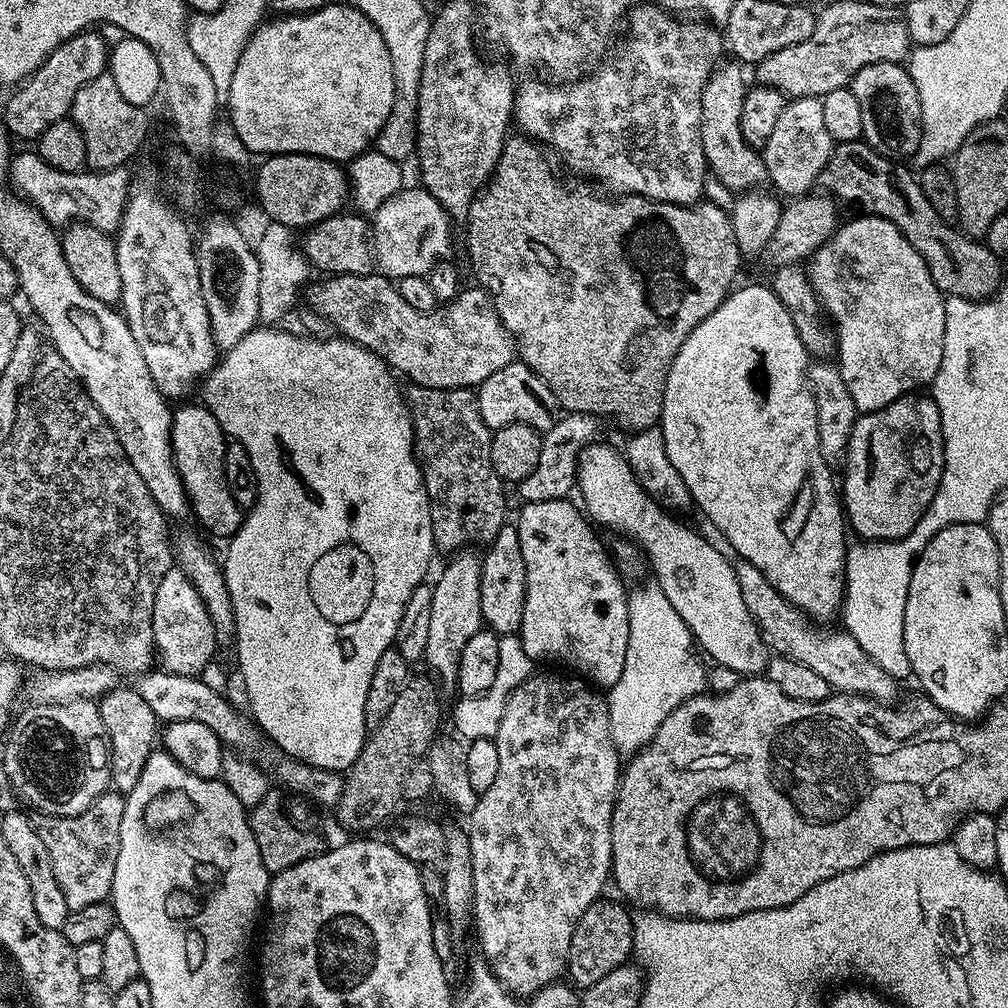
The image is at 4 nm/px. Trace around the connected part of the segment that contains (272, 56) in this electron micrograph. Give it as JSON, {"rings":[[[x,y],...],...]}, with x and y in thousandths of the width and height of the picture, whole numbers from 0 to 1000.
{"rings":[[[343,2],[337,4],[322,3],[321,7],[313,12],[301,12],[298,15],[278,14],[265,22],[259,23],[240,50],[236,65],[233,66],[232,78],[229,80],[226,102],[224,104],[225,118],[230,120],[232,129],[236,129],[236,137],[246,146],[247,152],[262,151],[258,153],[277,153],[291,151],[314,155],[320,159],[334,161],[348,161],[358,151],[363,151],[370,146],[369,138],[383,127],[387,117],[387,109],[391,105],[393,96],[393,78],[389,72],[389,59],[387,50],[383,50],[383,42],[379,42],[379,34],[375,34],[375,26],[363,18],[355,9],[347,7]]]}

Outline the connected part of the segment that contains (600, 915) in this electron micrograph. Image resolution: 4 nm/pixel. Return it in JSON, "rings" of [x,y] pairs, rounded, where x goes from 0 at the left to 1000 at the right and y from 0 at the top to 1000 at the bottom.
{"rings":[[[596,891],[590,893],[573,911],[573,919],[569,923],[569,931],[565,931],[565,946],[562,968],[572,981],[578,982],[589,978],[605,962],[613,962],[613,958],[624,955],[627,943],[628,906],[618,901],[618,896],[610,897],[607,893]]]}

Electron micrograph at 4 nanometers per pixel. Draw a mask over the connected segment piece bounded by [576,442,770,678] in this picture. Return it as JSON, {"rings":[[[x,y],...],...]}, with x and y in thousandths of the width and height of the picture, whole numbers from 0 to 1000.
{"rings":[[[595,439],[582,440],[575,448],[575,457],[571,459],[571,484],[573,492],[575,488],[579,495],[578,507],[588,517],[593,516],[605,524],[620,528],[623,531],[620,533],[634,541],[641,551],[645,567],[651,570],[650,578],[660,587],[669,604],[673,605],[677,616],[687,626],[689,638],[696,644],[699,652],[703,651],[703,656],[724,661],[724,665],[733,667],[738,673],[757,668],[762,661],[764,644],[758,639],[744,605],[740,605],[740,597],[736,597],[736,584],[732,581],[729,559],[725,555],[722,557],[700,533],[693,532],[688,525],[682,524],[679,520],[674,520],[655,496],[640,488],[623,461],[620,449],[614,443],[606,444],[603,440]]]}

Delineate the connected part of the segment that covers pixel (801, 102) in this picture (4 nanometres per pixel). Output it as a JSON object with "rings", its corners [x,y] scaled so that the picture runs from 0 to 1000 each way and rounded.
{"rings":[[[792,95],[783,98],[756,148],[762,179],[767,183],[765,186],[782,196],[805,191],[811,186],[826,146],[827,141],[815,121],[813,96]]]}

